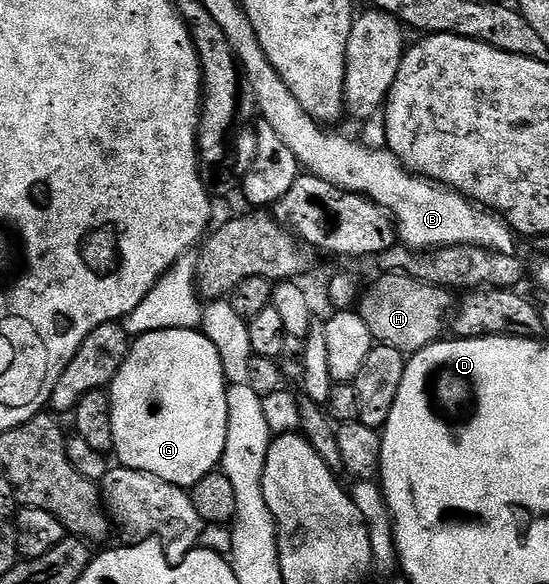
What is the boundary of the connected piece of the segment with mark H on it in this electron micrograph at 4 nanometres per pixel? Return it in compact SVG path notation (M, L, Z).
M387 272L370 289L361 293L356 311L362 315L368 330L372 330L375 341L392 346L404 354L424 350L430 344L443 339L442 327L447 327L452 312L451 293L404 274Z

